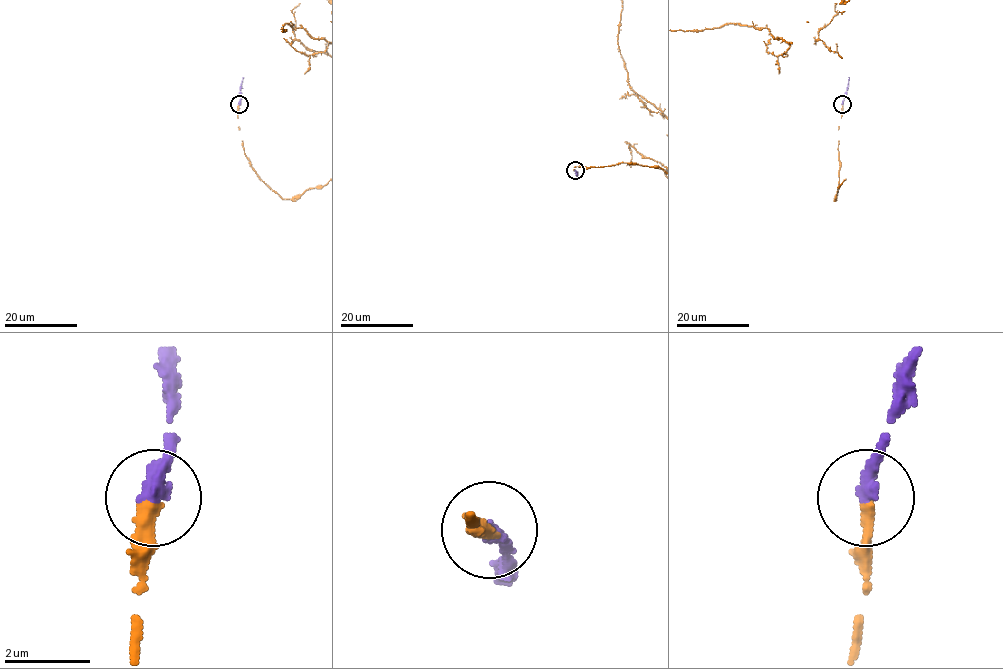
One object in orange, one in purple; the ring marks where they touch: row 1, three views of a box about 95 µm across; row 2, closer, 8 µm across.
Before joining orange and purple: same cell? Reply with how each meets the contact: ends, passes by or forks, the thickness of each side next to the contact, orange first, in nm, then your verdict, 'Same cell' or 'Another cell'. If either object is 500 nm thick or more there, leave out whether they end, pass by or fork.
At the ring orange ends. At the ring purple ends. Thickness 320 nm (orange) against 340 nm. Same cell

